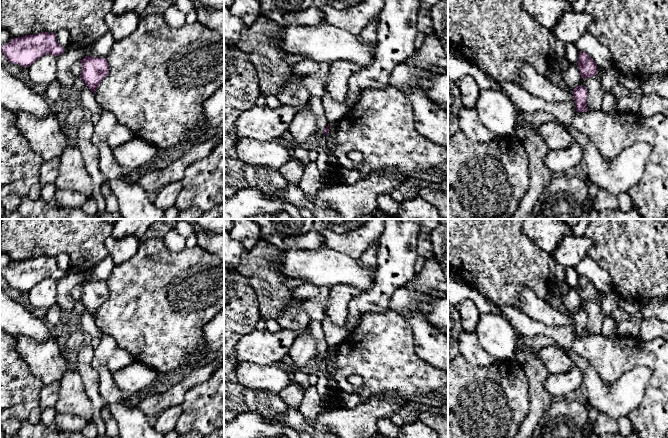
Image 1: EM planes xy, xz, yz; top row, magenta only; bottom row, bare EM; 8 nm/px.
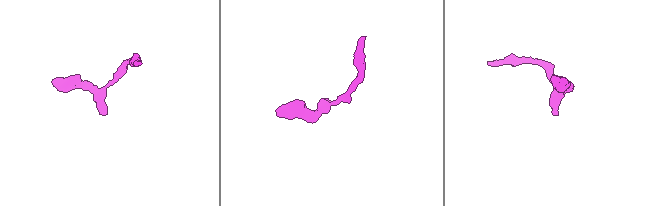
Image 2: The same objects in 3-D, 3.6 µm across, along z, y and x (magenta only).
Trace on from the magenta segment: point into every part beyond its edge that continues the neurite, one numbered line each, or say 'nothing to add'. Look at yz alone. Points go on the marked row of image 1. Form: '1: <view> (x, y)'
nothing to add

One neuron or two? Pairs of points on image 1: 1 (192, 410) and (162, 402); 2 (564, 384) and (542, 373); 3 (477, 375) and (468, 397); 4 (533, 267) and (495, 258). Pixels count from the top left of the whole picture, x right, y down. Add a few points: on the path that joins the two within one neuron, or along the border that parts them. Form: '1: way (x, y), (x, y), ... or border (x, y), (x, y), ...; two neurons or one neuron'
1: border (195, 385), (185, 394), (180, 404); two neurons
2: border (548, 373), (544, 381), (544, 388), (554, 398); two neurons
3: way (477, 380), (477, 388), (473, 392); one neuron
4: way (524, 264), (504, 260); one neuron

